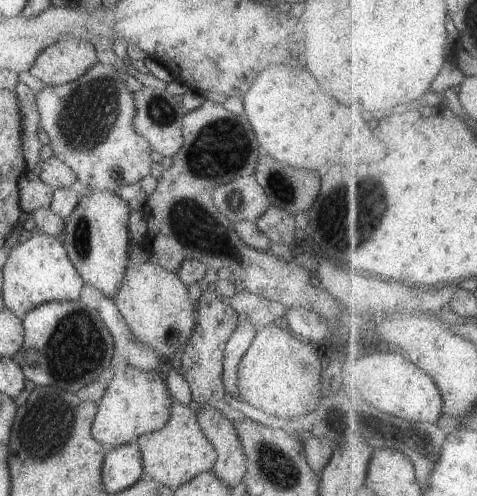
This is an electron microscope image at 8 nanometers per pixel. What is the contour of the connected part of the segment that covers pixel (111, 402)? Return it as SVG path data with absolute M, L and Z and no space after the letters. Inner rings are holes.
M131 365L111 367L108 385L101 400L97 402L90 426L91 436L101 443L105 453L115 447L135 442L139 435L158 431L165 426L170 417L172 402L165 382L157 372L145 372Z

